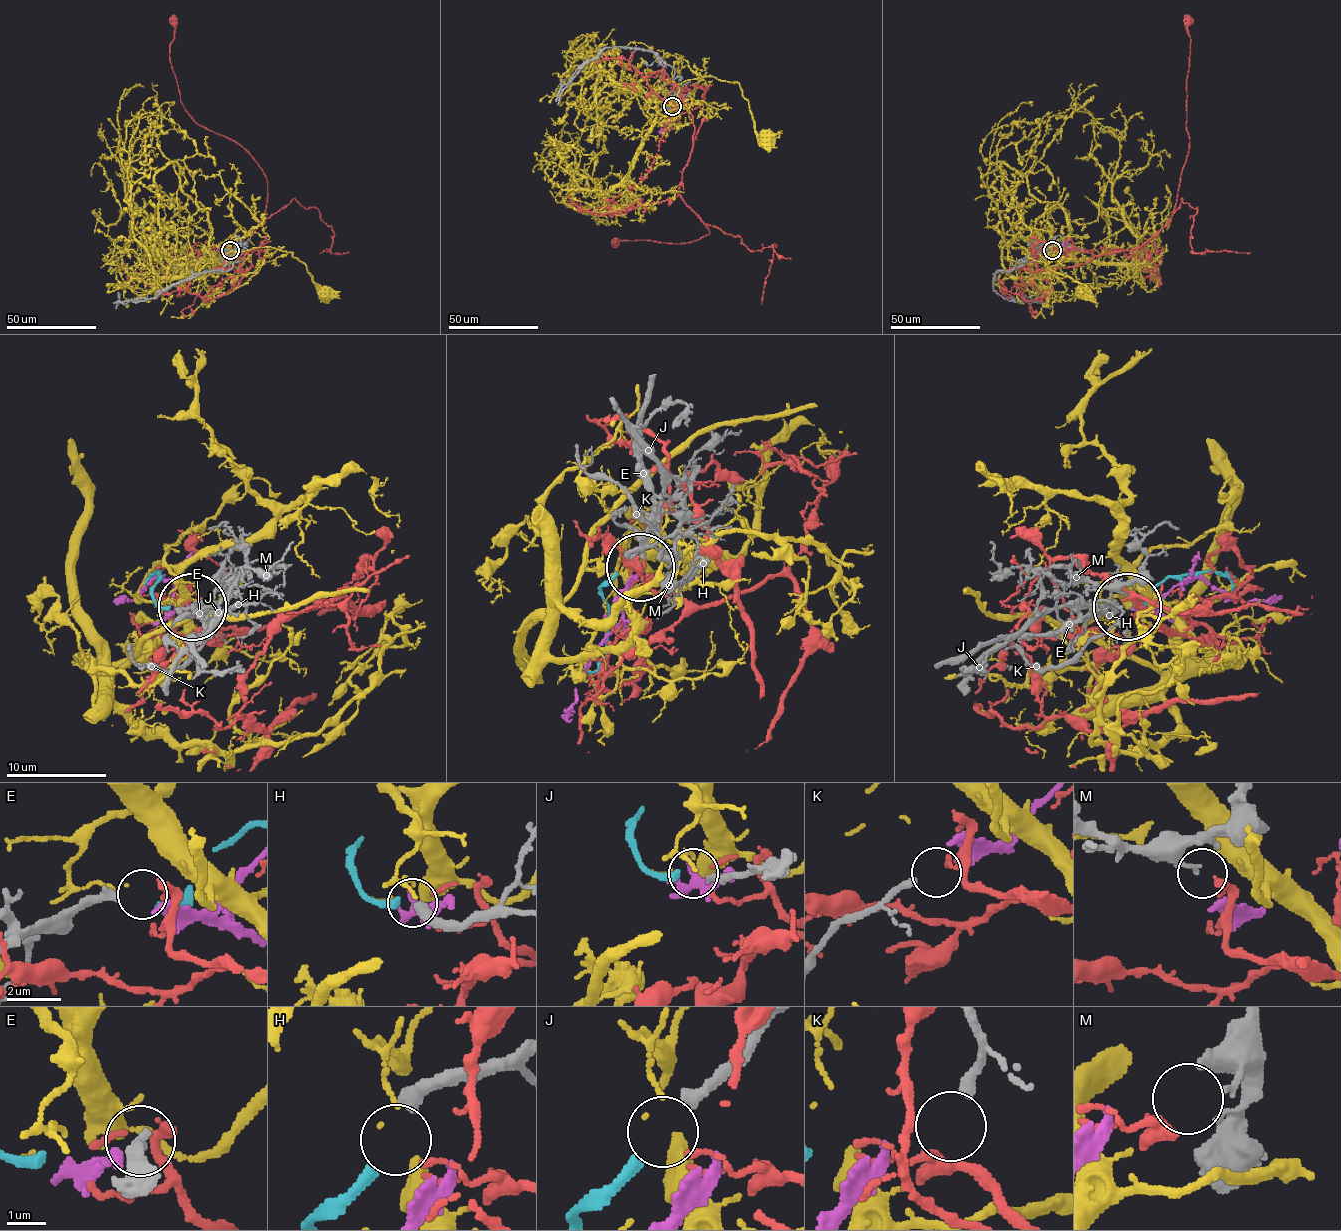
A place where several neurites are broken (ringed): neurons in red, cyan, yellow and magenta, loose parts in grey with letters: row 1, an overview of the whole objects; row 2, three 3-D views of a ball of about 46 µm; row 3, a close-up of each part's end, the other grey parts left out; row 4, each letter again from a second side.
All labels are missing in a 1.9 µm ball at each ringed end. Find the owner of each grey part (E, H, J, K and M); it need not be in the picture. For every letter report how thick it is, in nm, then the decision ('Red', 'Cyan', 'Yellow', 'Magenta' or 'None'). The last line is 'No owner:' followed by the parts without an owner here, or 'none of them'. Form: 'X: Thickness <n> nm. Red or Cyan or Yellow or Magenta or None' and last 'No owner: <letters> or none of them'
E: Thickness 340 nm. None
H: Thickness 440 nm. None
J: Thickness 280 nm. Cyan
K: Thickness 280 nm. None
M: Thickness 150 nm. Red
No owner: E, H, K

